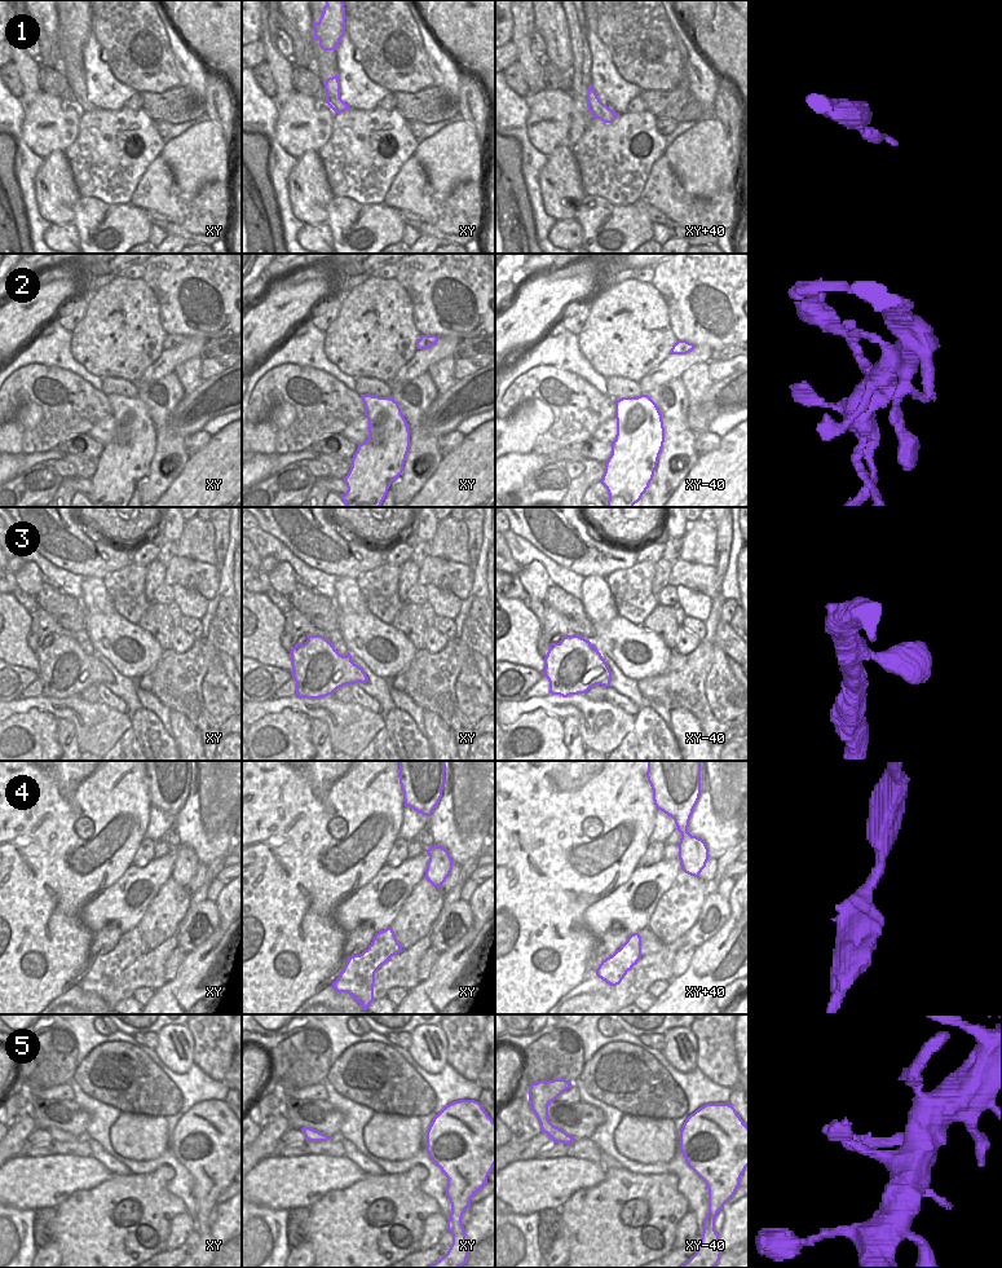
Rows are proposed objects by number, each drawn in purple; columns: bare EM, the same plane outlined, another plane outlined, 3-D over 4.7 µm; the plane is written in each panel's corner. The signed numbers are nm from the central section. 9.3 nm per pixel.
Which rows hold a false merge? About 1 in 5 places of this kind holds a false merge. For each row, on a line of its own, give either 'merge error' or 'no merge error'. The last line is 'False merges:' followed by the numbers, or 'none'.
1: no merge error
2: no merge error
3: no merge error
4: no merge error
5: no merge error
False merges: none

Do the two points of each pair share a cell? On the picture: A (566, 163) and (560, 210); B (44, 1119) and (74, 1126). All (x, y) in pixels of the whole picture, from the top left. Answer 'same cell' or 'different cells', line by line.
A: same cell
B: same cell

